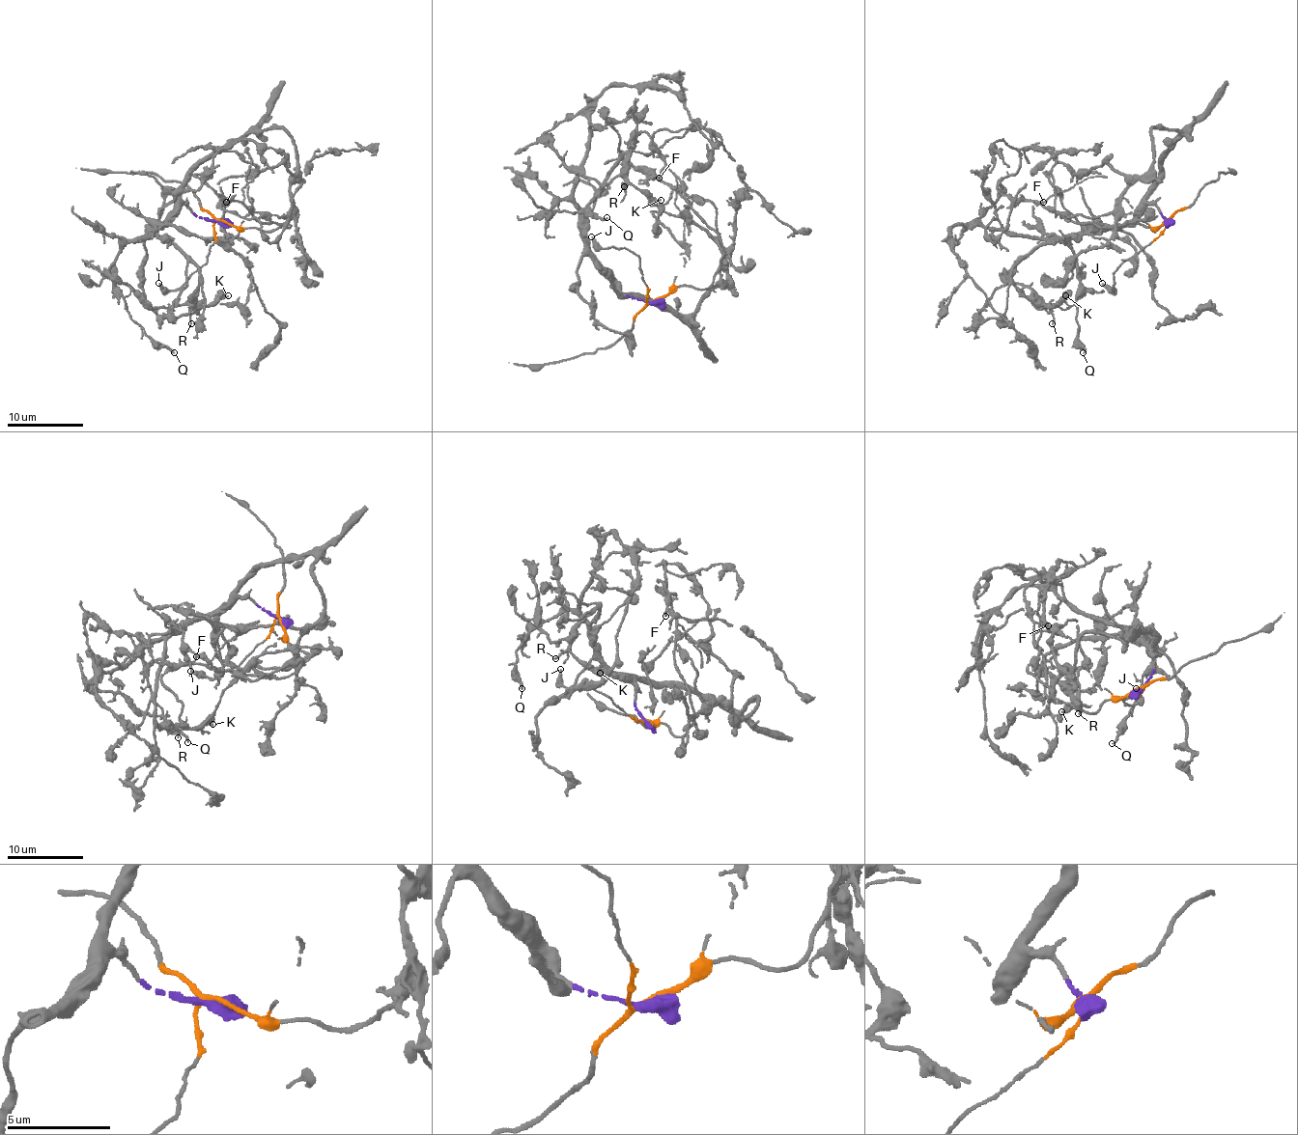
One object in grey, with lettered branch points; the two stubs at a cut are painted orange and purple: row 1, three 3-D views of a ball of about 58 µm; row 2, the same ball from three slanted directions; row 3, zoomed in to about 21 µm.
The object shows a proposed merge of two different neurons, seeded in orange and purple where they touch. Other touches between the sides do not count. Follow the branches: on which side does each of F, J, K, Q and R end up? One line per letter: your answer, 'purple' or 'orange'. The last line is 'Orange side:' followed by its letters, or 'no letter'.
F: orange
J: orange
K: purple
Q: purple
R: purple
Orange side: F, J

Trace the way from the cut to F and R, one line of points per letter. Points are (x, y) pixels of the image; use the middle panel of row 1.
F: (653, 300), (682, 286), (705, 290), (723, 251), (721, 239), (686, 200), (682, 182), (666, 167), (659, 179)
R: (653, 300), (637, 300), (615, 284), (598, 264), (584, 226), (586, 204), (607, 171), (633, 146), (625, 186)

